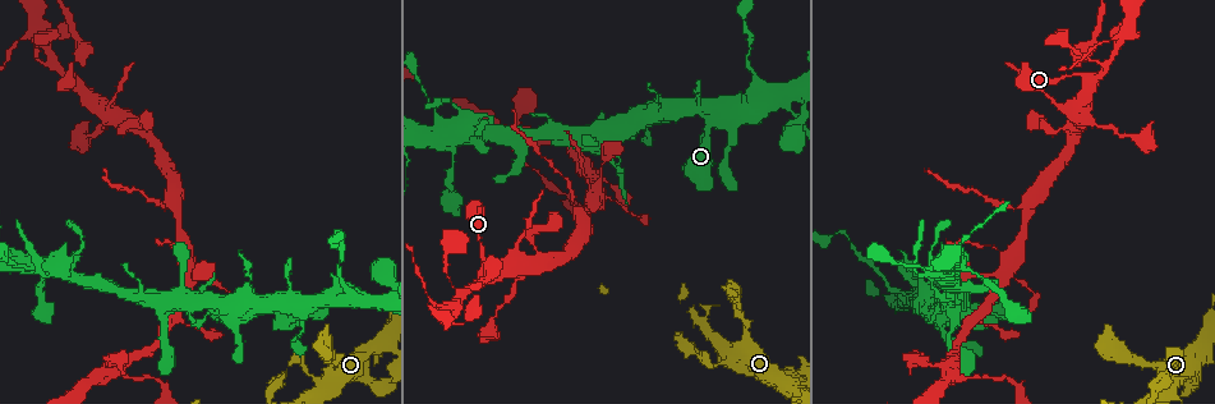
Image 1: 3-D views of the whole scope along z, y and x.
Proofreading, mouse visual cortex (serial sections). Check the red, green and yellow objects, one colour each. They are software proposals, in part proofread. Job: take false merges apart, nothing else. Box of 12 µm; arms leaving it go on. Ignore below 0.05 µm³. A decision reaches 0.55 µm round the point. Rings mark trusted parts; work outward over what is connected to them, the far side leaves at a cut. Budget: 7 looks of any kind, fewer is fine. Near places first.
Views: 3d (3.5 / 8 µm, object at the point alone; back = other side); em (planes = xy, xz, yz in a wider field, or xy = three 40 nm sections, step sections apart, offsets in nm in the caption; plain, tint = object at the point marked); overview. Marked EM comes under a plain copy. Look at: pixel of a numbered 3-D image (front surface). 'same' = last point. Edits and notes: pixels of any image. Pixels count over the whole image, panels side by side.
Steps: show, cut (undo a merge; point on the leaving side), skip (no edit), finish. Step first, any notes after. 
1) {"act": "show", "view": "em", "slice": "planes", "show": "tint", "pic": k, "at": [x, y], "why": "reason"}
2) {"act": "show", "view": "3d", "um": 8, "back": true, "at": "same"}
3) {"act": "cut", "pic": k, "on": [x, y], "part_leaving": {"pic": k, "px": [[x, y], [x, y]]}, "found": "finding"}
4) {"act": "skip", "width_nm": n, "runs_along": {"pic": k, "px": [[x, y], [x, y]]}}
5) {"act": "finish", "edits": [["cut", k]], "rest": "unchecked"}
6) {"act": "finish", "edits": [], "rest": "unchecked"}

{"act": "show", "view": "3d", "um": 3.5, "pic": 1, "at": [1032, 204], "why": "two arms in line, one across"}

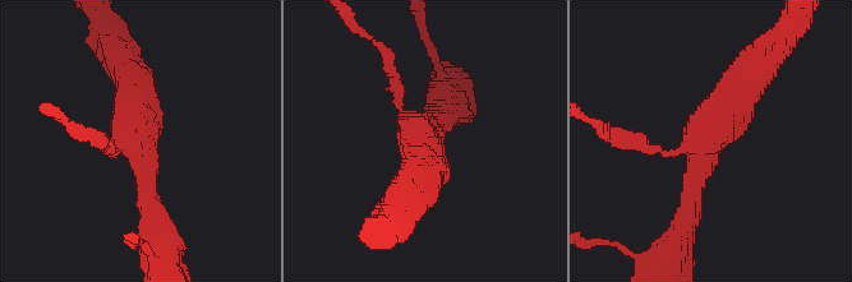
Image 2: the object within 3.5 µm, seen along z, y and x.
{"act": "show", "view": "em", "slice": "xy", "step": 5, "show": "tint", "pic": 2, "at": [706, 145], "arms": 3, "arm_widths_nm": [150, 250, 400], "why": "now the EM"}

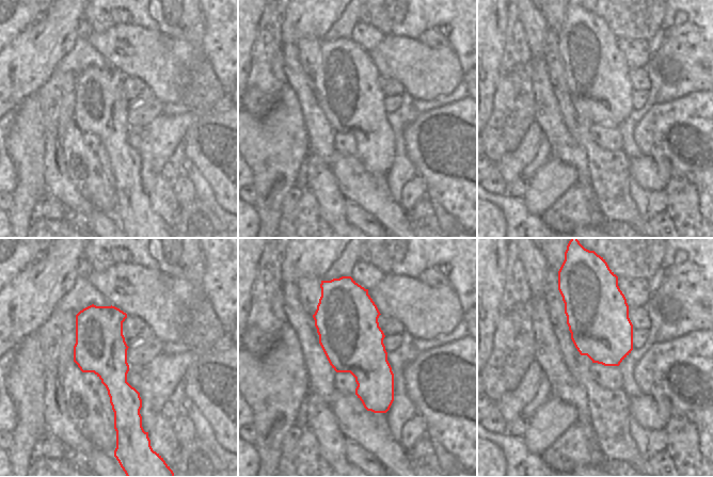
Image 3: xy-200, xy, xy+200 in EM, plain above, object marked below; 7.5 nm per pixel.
{"act": "skip", "runs_along": {"pic": 2, "px": [[753, 73], [704, 143], [687, 218]]}, "found": "continuous, no second cell"}

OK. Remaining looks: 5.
{"act": "show", "view": "3d", "um": 8, "pic": 1, "at": [467, 310], "why": "sharp bend"}

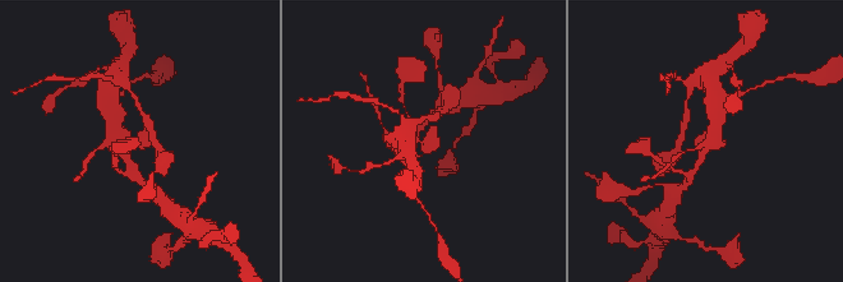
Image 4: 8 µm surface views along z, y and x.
{"act": "show", "view": "em", "slice": "xy", "step": 3, "show": "tint", "pic": 4, "at": [419, 141], "why": "now the EM"}

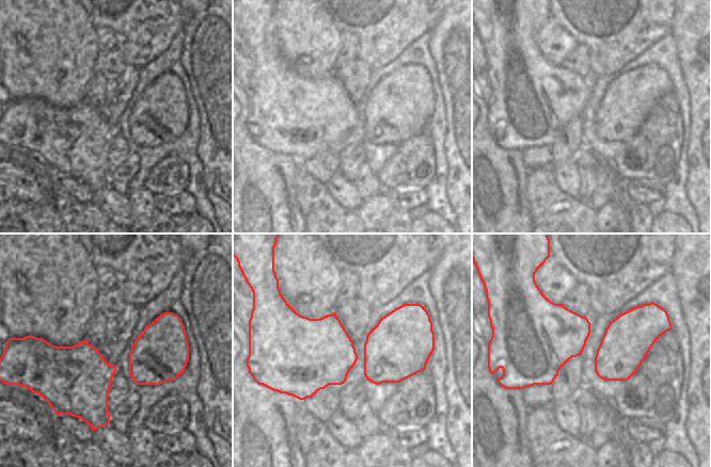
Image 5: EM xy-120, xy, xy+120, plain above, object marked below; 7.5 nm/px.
{"act": "skip", "found": "continuous, no second cell"}

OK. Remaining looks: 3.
{"act": "show", "view": "3d", "um": 3.5, "pic": 1, "at": [525, 165]}

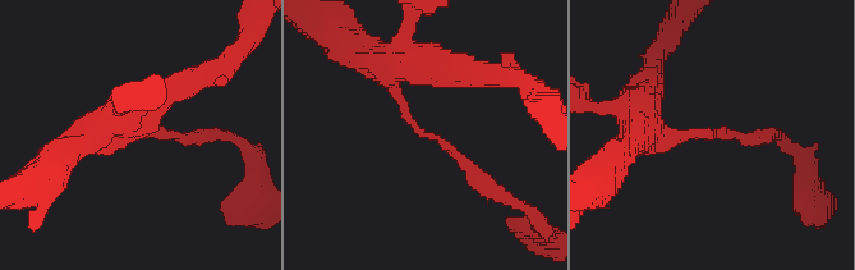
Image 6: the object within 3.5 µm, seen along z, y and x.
{"act": "show", "view": "em", "slice": "xy", "step": 5, "show": "tint", "pic": 6, "at": [431, 137], "arm_widths_nm": [200, 250]}

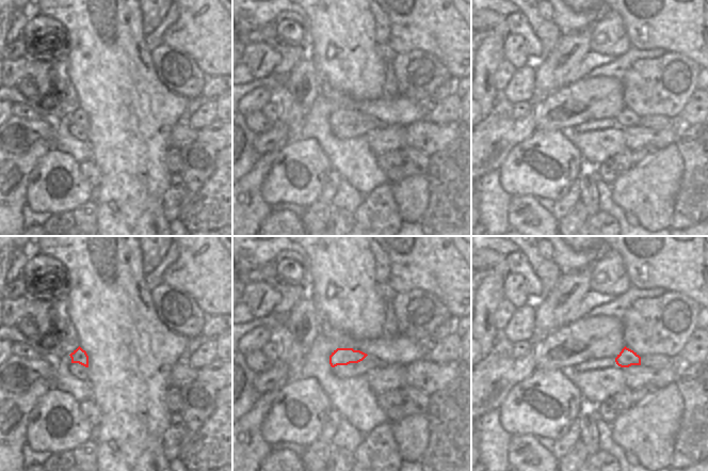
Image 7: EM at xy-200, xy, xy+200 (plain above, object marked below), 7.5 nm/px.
{"act": "skip", "runs_along": {"pic": 6, "px": [[398, 67], [405, 117], [496, 192]]}, "found": "one cell here"}

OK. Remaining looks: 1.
{"act": "finish", "edits": [], "rest": "unchecked"}

